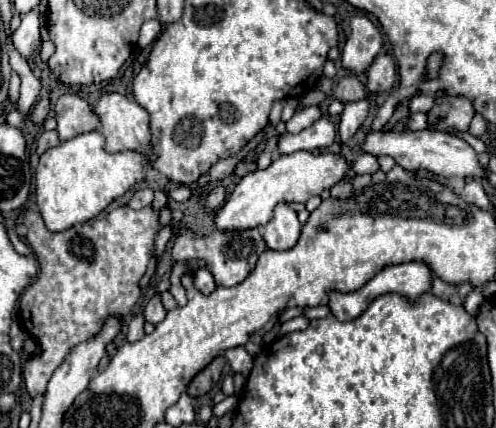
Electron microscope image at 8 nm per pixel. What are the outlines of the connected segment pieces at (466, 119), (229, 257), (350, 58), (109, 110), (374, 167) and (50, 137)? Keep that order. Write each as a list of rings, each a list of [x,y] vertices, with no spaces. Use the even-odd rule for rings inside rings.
[[[442,96],[436,98],[434,106],[428,110],[428,130],[448,132],[448,128],[454,128],[458,132],[468,132],[472,116],[474,108],[466,96]]]
[[[178,226],[172,242],[172,262],[192,262],[192,260],[204,260],[206,268],[214,276],[214,282],[218,286],[236,286],[240,284],[250,270],[254,268],[258,256],[266,250],[264,238],[258,232],[258,228],[248,230],[214,230],[208,236],[198,236],[188,226]]]
[[[366,16],[350,18],[350,36],[342,50],[342,66],[354,74],[362,74],[370,68],[382,50],[382,34]]]
[[[110,92],[98,98],[92,112],[100,118],[98,132],[106,138],[106,152],[150,148],[148,112],[134,100]]]
[[[362,154],[362,156],[358,156],[358,158],[354,160],[352,168],[354,168],[356,174],[374,174],[374,172],[380,170],[380,164],[378,164],[378,158],[376,158],[376,156],[372,156],[372,154]]]
[[[52,130],[52,132],[44,132],[44,134],[40,136],[40,140],[38,140],[38,148],[36,148],[36,152],[38,152],[38,154],[44,154],[48,148],[54,148],[54,146],[58,146],[58,144],[60,144],[60,140],[58,140],[56,130]]]

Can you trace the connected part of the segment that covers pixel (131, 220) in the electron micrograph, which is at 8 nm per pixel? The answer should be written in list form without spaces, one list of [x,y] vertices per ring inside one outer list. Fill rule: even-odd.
[[[122,206],[122,208],[112,210],[104,218],[94,218],[84,224],[76,224],[64,232],[50,232],[44,226],[44,220],[38,210],[28,210],[24,214],[24,224],[28,228],[26,242],[36,254],[36,260],[40,266],[36,280],[24,290],[22,300],[20,300],[20,312],[28,320],[24,322],[24,328],[38,340],[42,348],[40,356],[30,358],[24,366],[26,390],[34,398],[36,394],[46,392],[46,384],[50,376],[66,360],[72,348],[94,338],[110,316],[128,316],[132,312],[134,304],[142,296],[138,282],[146,272],[150,250],[154,246],[154,238],[160,230],[160,224],[158,224],[158,212],[152,210],[150,206],[142,210],[132,210],[130,206]]]

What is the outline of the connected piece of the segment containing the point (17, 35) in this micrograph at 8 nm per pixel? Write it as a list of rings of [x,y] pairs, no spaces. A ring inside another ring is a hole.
[[[36,10],[22,16],[22,24],[12,34],[12,38],[14,38],[14,48],[24,58],[32,58],[32,54],[40,50],[42,40],[40,40],[40,24],[38,24],[38,12]]]

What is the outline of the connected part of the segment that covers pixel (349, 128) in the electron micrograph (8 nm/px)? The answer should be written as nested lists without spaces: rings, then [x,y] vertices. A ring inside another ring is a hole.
[[[366,100],[346,102],[343,111],[342,116],[340,116],[338,136],[340,136],[340,142],[342,142],[342,144],[348,144],[350,138],[356,134],[356,130],[360,128],[360,124],[362,124],[362,122],[366,120],[366,116],[368,116],[368,102],[366,102]]]

